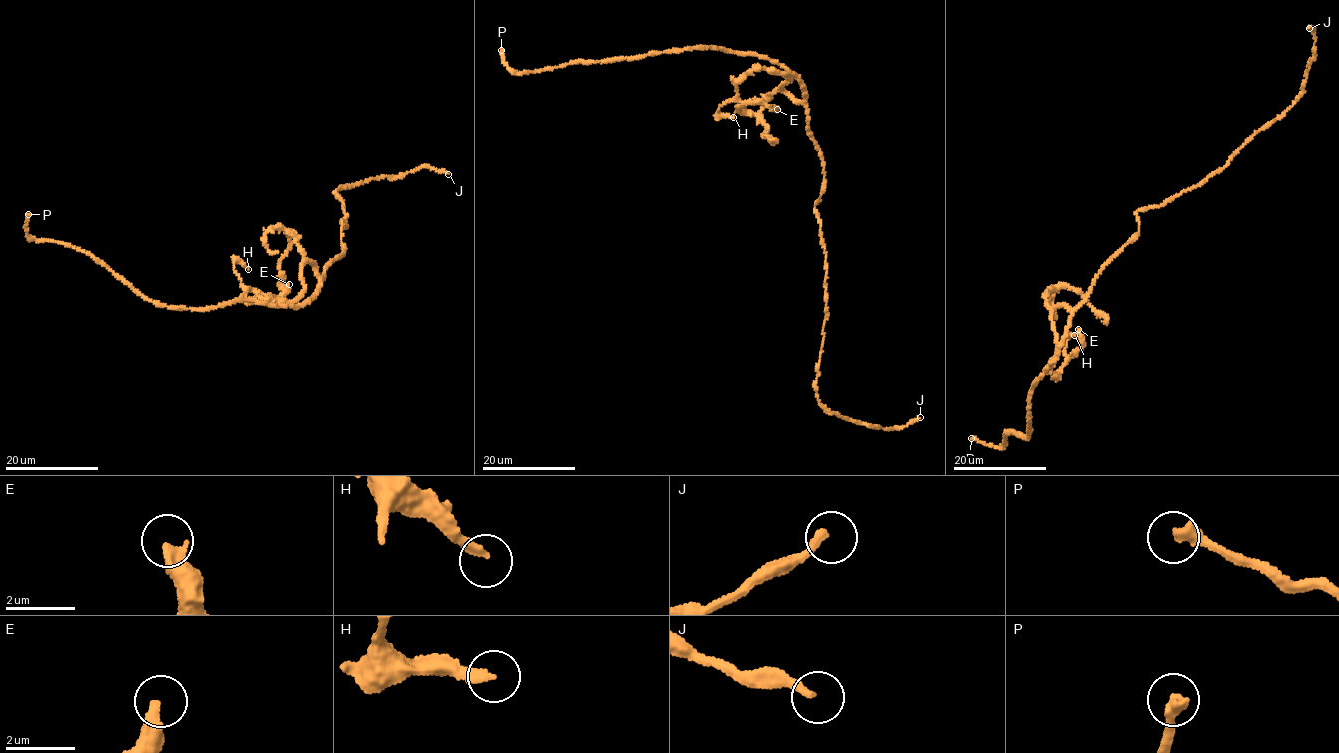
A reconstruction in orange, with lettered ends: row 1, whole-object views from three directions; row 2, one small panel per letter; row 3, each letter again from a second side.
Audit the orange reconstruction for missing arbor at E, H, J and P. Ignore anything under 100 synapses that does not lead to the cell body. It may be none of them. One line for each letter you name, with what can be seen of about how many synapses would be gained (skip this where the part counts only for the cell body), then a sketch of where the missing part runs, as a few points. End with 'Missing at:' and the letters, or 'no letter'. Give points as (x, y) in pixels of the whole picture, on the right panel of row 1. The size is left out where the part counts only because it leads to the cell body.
J: Roughly 250 synapses. Course of what is missing: (1309, 28), (1252, 56), (1181, 61), (1097, 82), (1117, 142), (1140, 151), (1151, 137), (1157, 153)
Missing at: J

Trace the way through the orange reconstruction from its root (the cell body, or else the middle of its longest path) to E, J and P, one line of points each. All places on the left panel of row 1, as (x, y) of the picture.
E: (330, 264), (321, 279), (302, 265), (303, 292), (293, 300), (244, 298), (249, 289), (277, 297), (289, 284)
J: (330, 264), (344, 250), (341, 221), (342, 228), (347, 227), (336, 189), (401, 178), (421, 168), (448, 174)
P: (330, 264), (317, 296), (298, 305), (236, 300), (176, 307), (148, 301), (86, 253), (30, 239), (28, 214)

